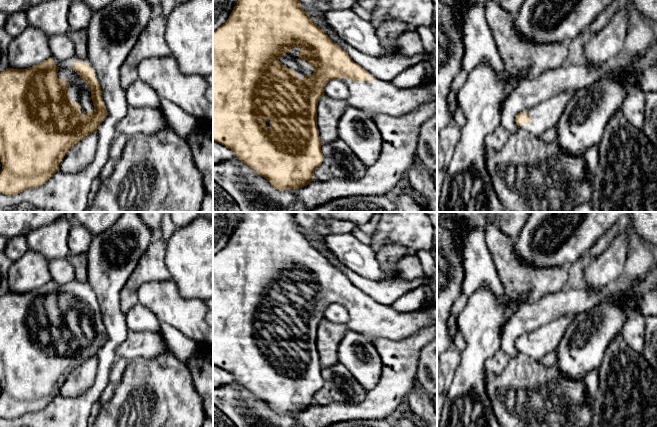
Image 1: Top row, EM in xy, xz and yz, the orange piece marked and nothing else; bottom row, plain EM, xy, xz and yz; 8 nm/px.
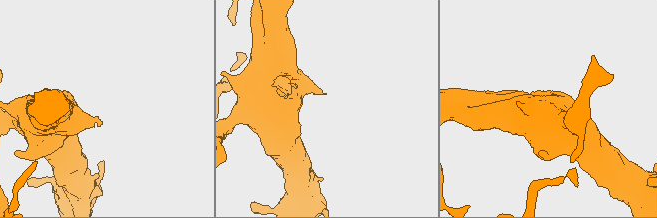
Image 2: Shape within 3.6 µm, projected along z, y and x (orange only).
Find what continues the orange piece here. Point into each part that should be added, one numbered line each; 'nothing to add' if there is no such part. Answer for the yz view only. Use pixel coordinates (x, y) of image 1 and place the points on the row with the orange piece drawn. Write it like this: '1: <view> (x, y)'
1: yz (545, 115)

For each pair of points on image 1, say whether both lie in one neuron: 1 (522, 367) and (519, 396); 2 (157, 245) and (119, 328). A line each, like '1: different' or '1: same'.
1: same
2: different

